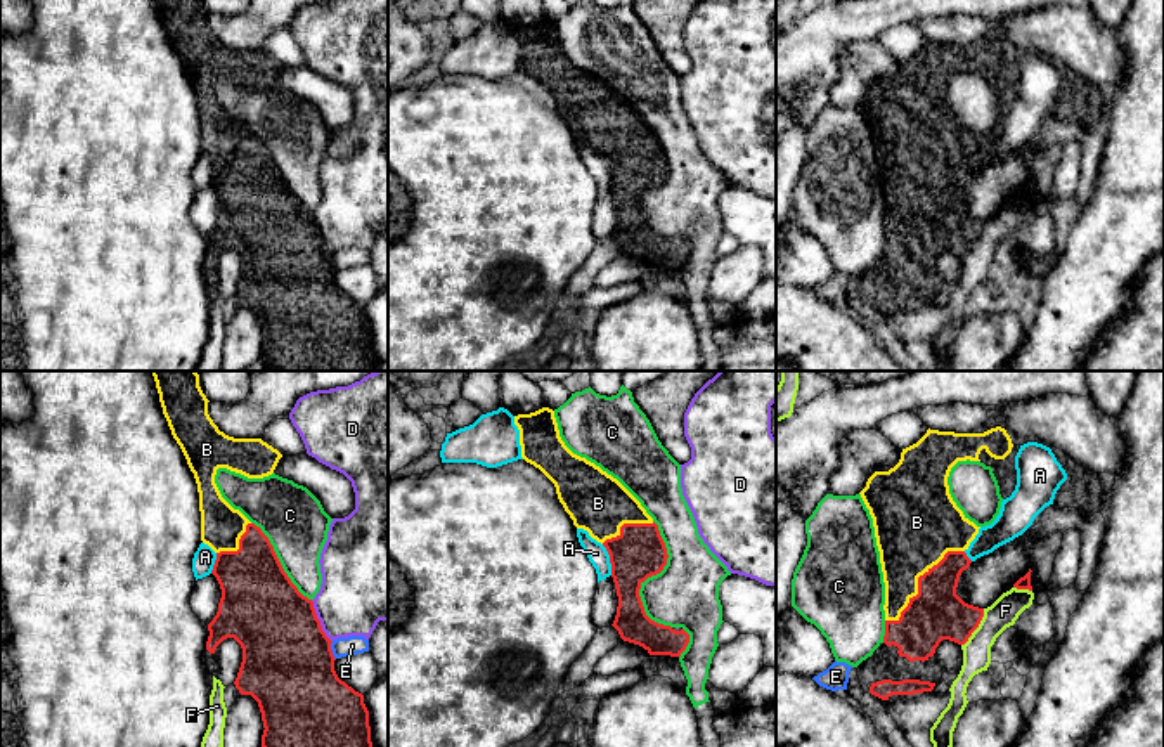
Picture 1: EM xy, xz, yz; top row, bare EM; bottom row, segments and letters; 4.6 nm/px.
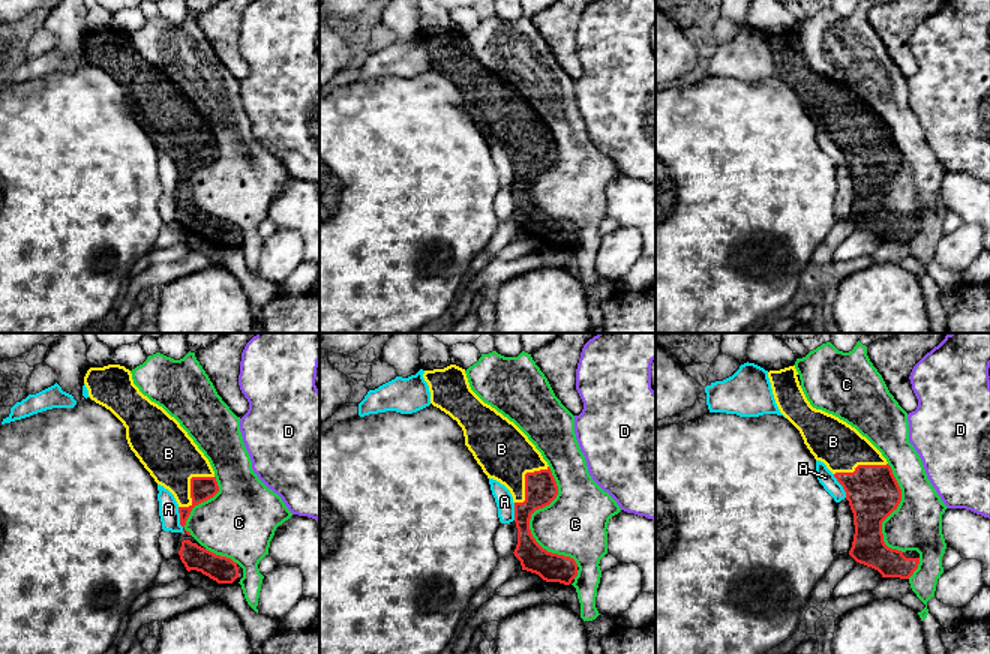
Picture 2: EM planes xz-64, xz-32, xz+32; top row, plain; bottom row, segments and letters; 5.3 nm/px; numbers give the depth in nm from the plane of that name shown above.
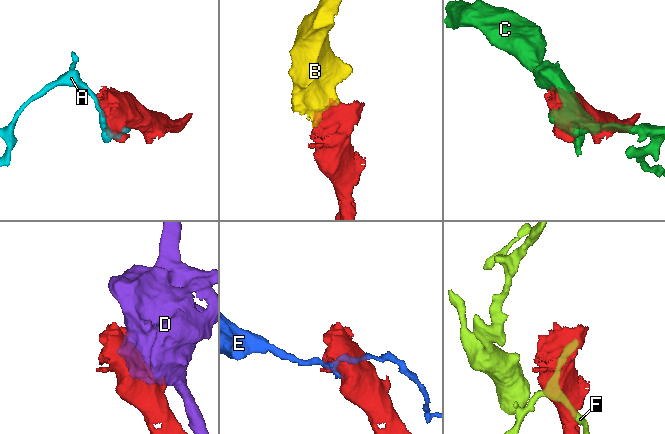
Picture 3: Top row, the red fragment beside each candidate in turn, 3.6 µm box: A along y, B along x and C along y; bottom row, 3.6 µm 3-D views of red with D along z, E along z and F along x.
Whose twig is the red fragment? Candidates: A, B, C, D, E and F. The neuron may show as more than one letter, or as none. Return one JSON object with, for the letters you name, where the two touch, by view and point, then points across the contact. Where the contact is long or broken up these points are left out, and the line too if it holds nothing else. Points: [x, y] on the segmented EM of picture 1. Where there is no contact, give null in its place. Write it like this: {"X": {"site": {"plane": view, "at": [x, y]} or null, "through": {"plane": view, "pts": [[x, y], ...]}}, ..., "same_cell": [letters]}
{"B": {"site": {"plane": "yz", "at": [918, 581]}}, "same_cell": ["B"]}

